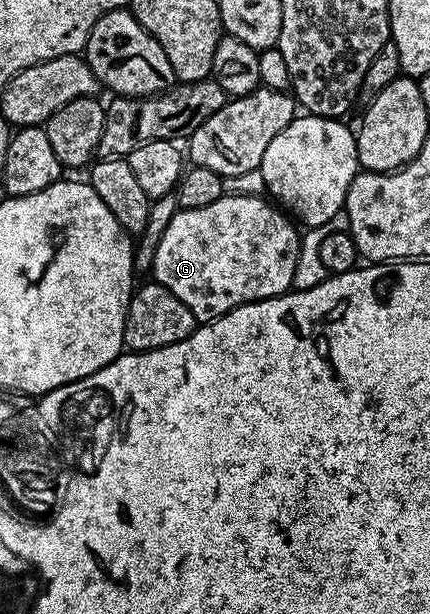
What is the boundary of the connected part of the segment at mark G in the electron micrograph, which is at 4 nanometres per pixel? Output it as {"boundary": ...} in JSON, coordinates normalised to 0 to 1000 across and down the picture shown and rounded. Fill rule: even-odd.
{"boundary":[[[521,316],[509,321],[509,327],[472,334],[472,340],[414,340],[405,347],[370,388],[351,448],[363,459],[407,477],[407,484],[416,484],[435,503],[444,503],[460,528],[488,526],[495,520],[537,510],[549,500],[563,500],[567,493],[635,487],[681,467],[686,432],[700,417],[700,383],[688,373],[684,358],[623,322]]]}

